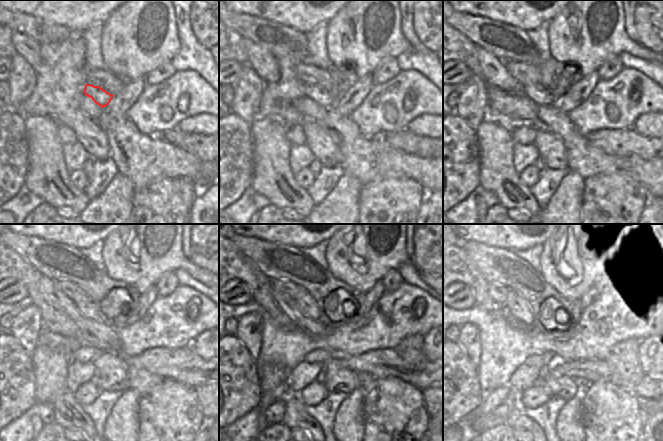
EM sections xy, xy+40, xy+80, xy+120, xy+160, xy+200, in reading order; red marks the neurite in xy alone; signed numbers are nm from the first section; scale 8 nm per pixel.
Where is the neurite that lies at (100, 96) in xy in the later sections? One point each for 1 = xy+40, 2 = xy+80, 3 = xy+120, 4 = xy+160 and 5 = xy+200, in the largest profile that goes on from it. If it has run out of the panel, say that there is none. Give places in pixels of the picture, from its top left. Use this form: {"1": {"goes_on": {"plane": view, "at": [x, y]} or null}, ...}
{"1": {"goes_on": {"plane": "xy+40", "at": [318, 94]}}, "2": {"goes_on": {"plane": "xy+80", "at": [537, 92]}}, "3": {"goes_on": {"plane": "xy+120", "at": [86, 307]}}, "4": {"goes_on": {"plane": "xy+160", "at": [308, 306]}}, "5": {"goes_on": {"plane": "xy+200", "at": [517, 307]}}}

